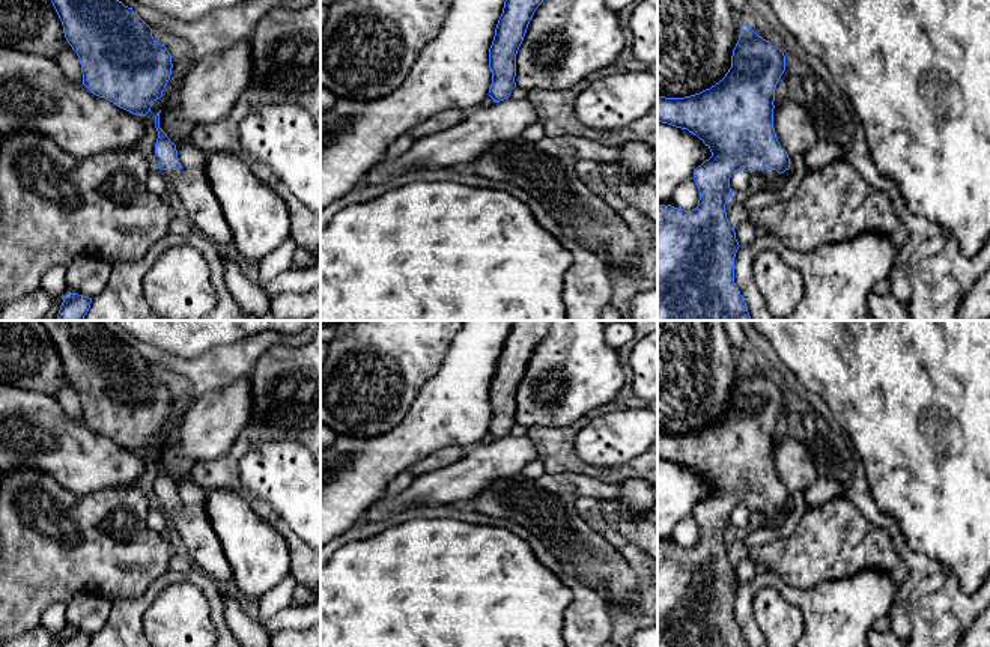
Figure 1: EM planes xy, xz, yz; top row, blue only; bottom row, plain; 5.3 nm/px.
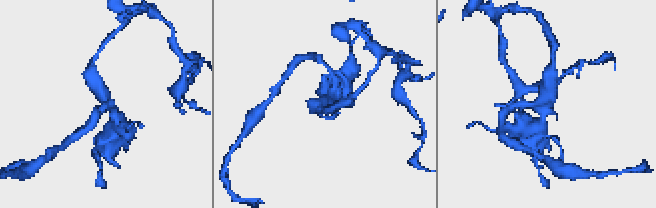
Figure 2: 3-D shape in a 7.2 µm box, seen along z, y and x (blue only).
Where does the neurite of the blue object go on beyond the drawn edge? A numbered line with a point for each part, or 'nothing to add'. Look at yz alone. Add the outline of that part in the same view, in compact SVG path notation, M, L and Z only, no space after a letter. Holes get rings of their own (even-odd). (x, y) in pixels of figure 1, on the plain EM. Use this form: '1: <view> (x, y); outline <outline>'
1: yz (768, 512); outline M763 506L763 507L748 507L748 510L754 516L757 516L757 518L760 518L760 516L772 518L772 516L779 513L779 510L776 507L767 507L767 506Z

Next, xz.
nothing to add

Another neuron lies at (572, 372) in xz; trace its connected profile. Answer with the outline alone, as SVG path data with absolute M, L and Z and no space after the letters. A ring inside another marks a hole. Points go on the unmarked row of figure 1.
M551 320L548 334L536 346L516 391L518 424L528 429L567 427L617 399L624 372L617 349L605 343L603 330L602 320Z

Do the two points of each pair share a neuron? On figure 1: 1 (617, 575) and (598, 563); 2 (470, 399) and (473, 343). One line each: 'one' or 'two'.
1: one
2: one

